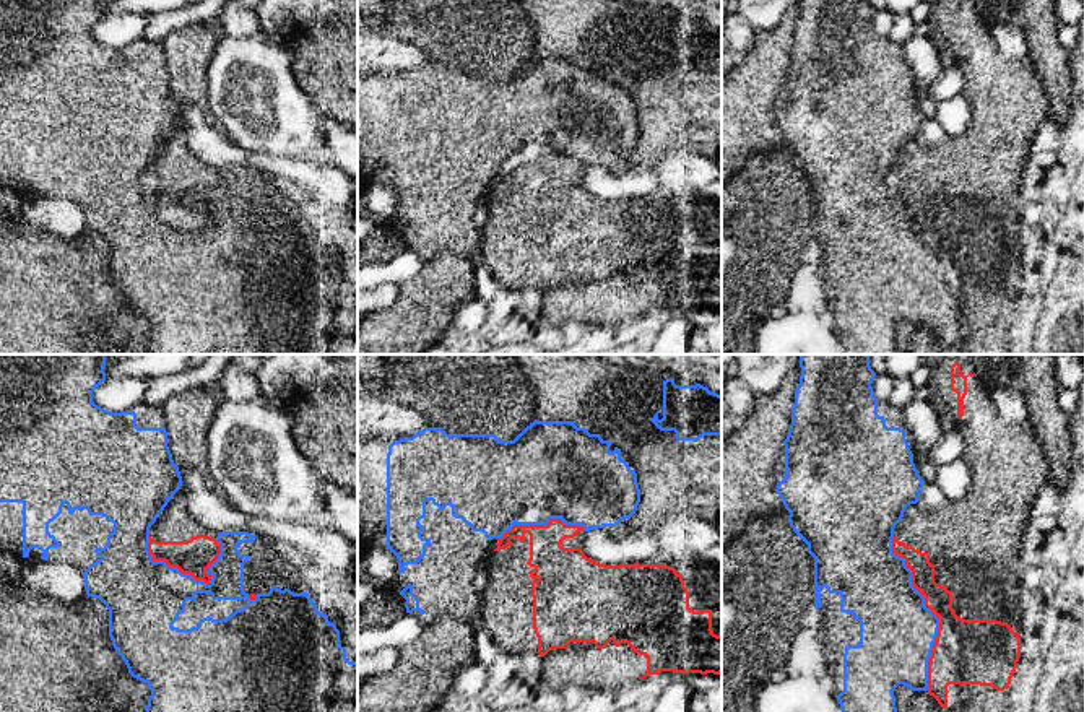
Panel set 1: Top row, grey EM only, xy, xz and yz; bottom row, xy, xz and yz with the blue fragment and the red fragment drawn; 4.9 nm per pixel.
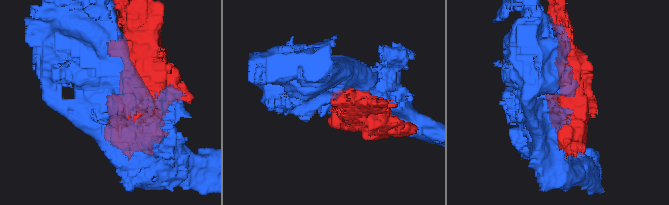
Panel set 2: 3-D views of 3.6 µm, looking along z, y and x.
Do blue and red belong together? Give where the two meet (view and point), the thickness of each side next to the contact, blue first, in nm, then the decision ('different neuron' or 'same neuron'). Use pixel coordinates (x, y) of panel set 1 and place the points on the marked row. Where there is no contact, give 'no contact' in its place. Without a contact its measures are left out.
meets blue in yz at (932, 612); 380 nm thick on the blue side, 300 nm on the other; different neuron

